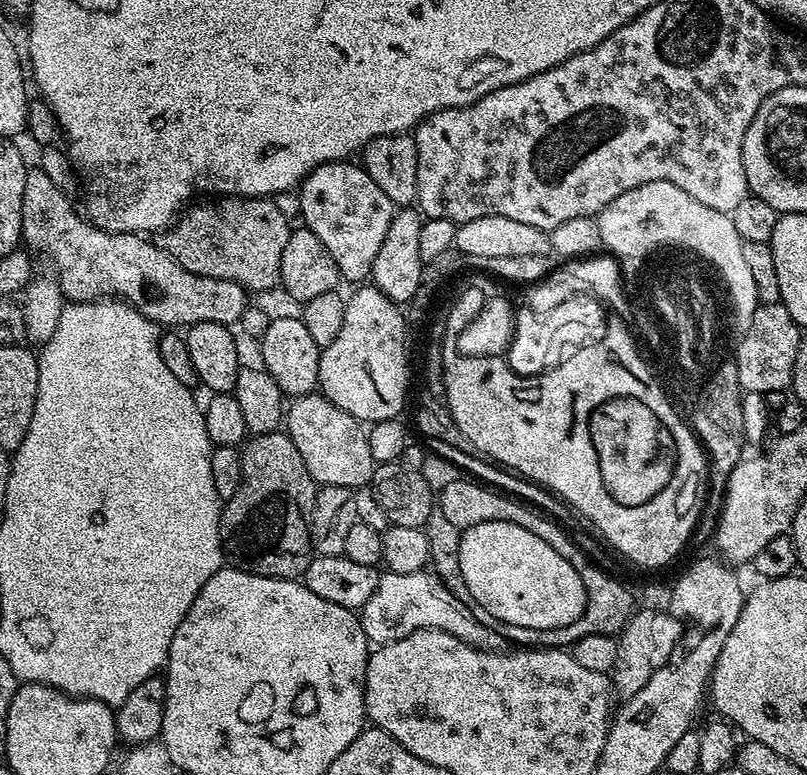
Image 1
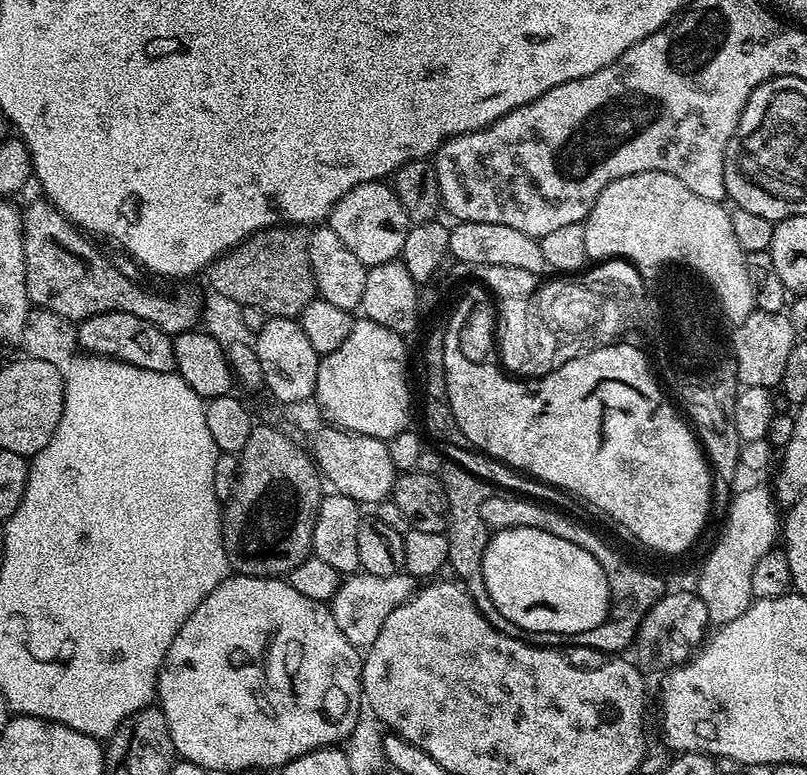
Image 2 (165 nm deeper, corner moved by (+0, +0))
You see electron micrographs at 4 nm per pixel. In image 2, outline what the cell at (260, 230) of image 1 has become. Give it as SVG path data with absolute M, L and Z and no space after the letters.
M277 226L263 228L253 236L246 237L241 244L234 246L229 252L223 252L213 264L208 265L206 277L208 276L209 289L238 302L241 308L256 307L268 318L299 317L300 311L317 295L314 274L310 270L308 233L309 229L304 226Z

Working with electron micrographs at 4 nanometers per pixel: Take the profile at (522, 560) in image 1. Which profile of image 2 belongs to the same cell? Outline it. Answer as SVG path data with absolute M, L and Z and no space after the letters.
M501 528L493 531L488 538L488 545L482 554L482 578L486 586L486 594L496 610L518 630L526 632L557 632L563 636L572 637L574 634L582 634L586 630L594 630L594 626L602 626L602 622L608 617L608 606L610 603L610 590L606 582L606 574L602 574L602 566L598 566L598 558L590 554L590 550L582 550L582 546L574 540L558 538L558 534L546 534L546 530L537 528Z

